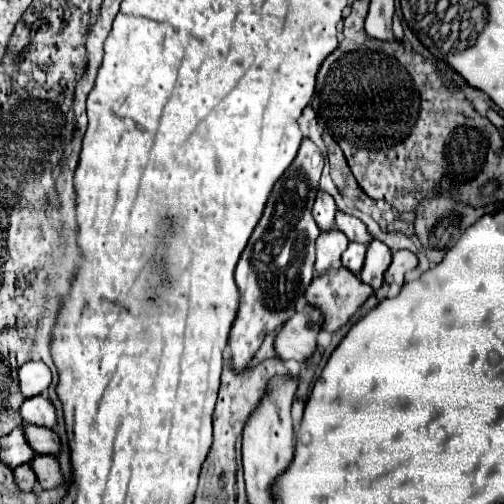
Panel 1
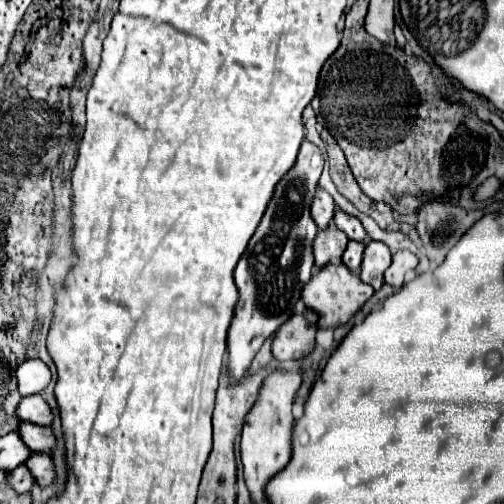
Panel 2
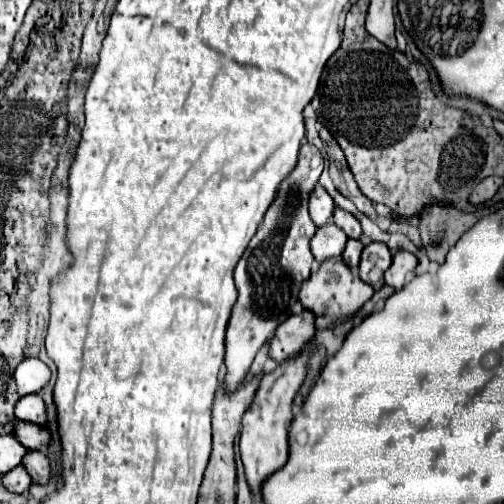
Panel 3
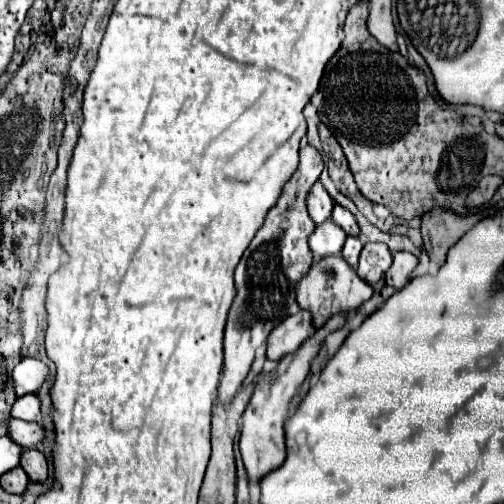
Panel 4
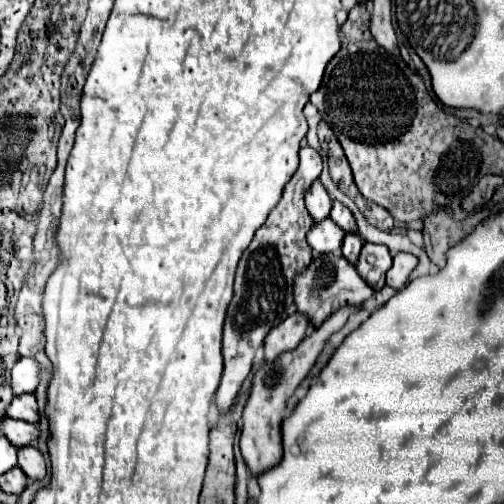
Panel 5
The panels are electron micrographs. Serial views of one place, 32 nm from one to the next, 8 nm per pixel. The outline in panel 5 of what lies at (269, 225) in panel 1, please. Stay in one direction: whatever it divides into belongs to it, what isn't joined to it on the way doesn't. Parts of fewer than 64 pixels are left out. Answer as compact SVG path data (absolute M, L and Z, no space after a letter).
M302 146L298 170L284 186L280 202L268 214L266 222L258 228L250 246L244 250L240 258L236 270L236 282L234 282L234 298L228 308L226 324L224 324L224 344L222 344L224 374L216 392L218 410L228 410L234 398L238 396L246 376L250 374L254 354L264 344L266 334L276 324L298 312L294 304L294 280L312 262L312 250L306 242L306 234L314 226L314 220L310 218L304 204L304 194L308 192L312 182L320 176L320 172L322 172L320 154L310 146Z

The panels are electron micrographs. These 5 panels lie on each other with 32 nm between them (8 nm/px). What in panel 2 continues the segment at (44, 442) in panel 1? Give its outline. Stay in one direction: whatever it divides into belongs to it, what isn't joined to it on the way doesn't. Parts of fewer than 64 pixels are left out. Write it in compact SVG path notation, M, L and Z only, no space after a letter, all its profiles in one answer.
M20 424L20 436L24 436L24 444L32 448L32 452L46 452L50 454L56 448L56 436L50 428L38 424Z

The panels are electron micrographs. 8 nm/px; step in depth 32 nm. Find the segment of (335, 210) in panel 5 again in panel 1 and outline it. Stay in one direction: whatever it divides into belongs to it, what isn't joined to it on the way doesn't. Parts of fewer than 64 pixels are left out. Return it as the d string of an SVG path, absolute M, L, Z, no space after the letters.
M338 212L338 214L336 214L336 228L338 228L340 232L344 232L350 242L370 244L370 242L374 240L374 236L368 232L368 228L362 224L362 220L352 218L352 216L344 214L344 212Z

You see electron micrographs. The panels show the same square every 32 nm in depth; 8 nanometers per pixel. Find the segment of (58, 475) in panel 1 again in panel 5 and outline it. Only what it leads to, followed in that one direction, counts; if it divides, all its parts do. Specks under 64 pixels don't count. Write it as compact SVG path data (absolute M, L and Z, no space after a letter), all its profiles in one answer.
M34 446L28 448L20 448L18 450L18 466L24 470L24 474L32 480L44 480L46 476L46 462L44 456L40 454L40 450L36 450Z

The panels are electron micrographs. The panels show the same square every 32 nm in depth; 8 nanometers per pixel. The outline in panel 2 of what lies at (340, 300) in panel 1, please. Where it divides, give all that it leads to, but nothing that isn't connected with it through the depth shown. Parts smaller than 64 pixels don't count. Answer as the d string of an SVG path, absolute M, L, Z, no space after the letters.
M344 264L340 266L328 266L328 268L322 268L318 272L312 274L312 280L304 286L304 292L302 292L302 298L306 302L306 306L314 308L318 314L320 314L320 320L318 320L318 326L320 328L338 328L340 324L346 324L352 314L374 294L374 288L370 288L368 284L364 284L360 280L360 276L356 276L352 270L344 268Z

